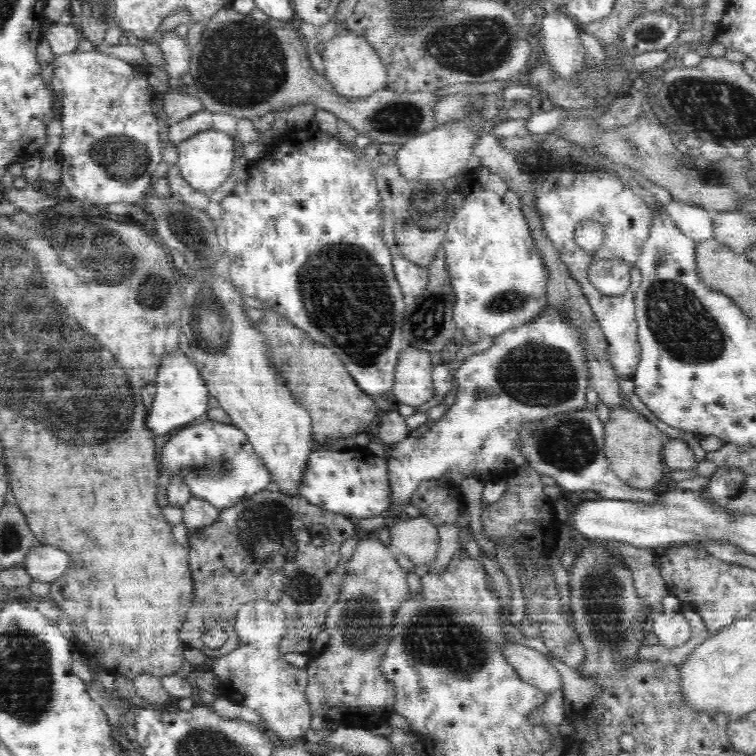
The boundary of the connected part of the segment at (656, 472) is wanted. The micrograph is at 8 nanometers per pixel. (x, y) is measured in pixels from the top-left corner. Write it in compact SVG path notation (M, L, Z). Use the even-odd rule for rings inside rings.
M614 410L606 424L605 455L613 473L633 489L652 489L654 482L666 480L667 469L662 468L662 432L642 418L638 412Z

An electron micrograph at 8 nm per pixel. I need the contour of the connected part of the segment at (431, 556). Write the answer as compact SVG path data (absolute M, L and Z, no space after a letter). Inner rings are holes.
M401 518L388 524L391 547L401 556L407 556L414 565L432 563L439 551L437 526L428 518Z

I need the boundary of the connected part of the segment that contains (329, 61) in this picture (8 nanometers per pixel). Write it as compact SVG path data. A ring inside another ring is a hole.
M350 30L340 32L329 40L323 51L321 56L324 60L325 79L340 96L347 96L348 100L366 99L386 88L388 72L383 58L365 36Z

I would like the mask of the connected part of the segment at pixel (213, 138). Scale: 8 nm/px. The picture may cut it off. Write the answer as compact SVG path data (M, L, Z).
M210 127L202 130L177 146L178 164L181 176L194 190L210 193L230 176L234 166L234 141L230 134Z

